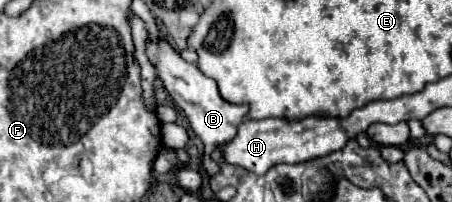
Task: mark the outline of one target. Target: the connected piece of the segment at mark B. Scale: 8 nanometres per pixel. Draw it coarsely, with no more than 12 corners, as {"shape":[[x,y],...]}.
{"shape":[[147,41],[173,103],[203,141],[203,167],[237,135],[247,105],[221,99],[217,83],[167,41]]}

